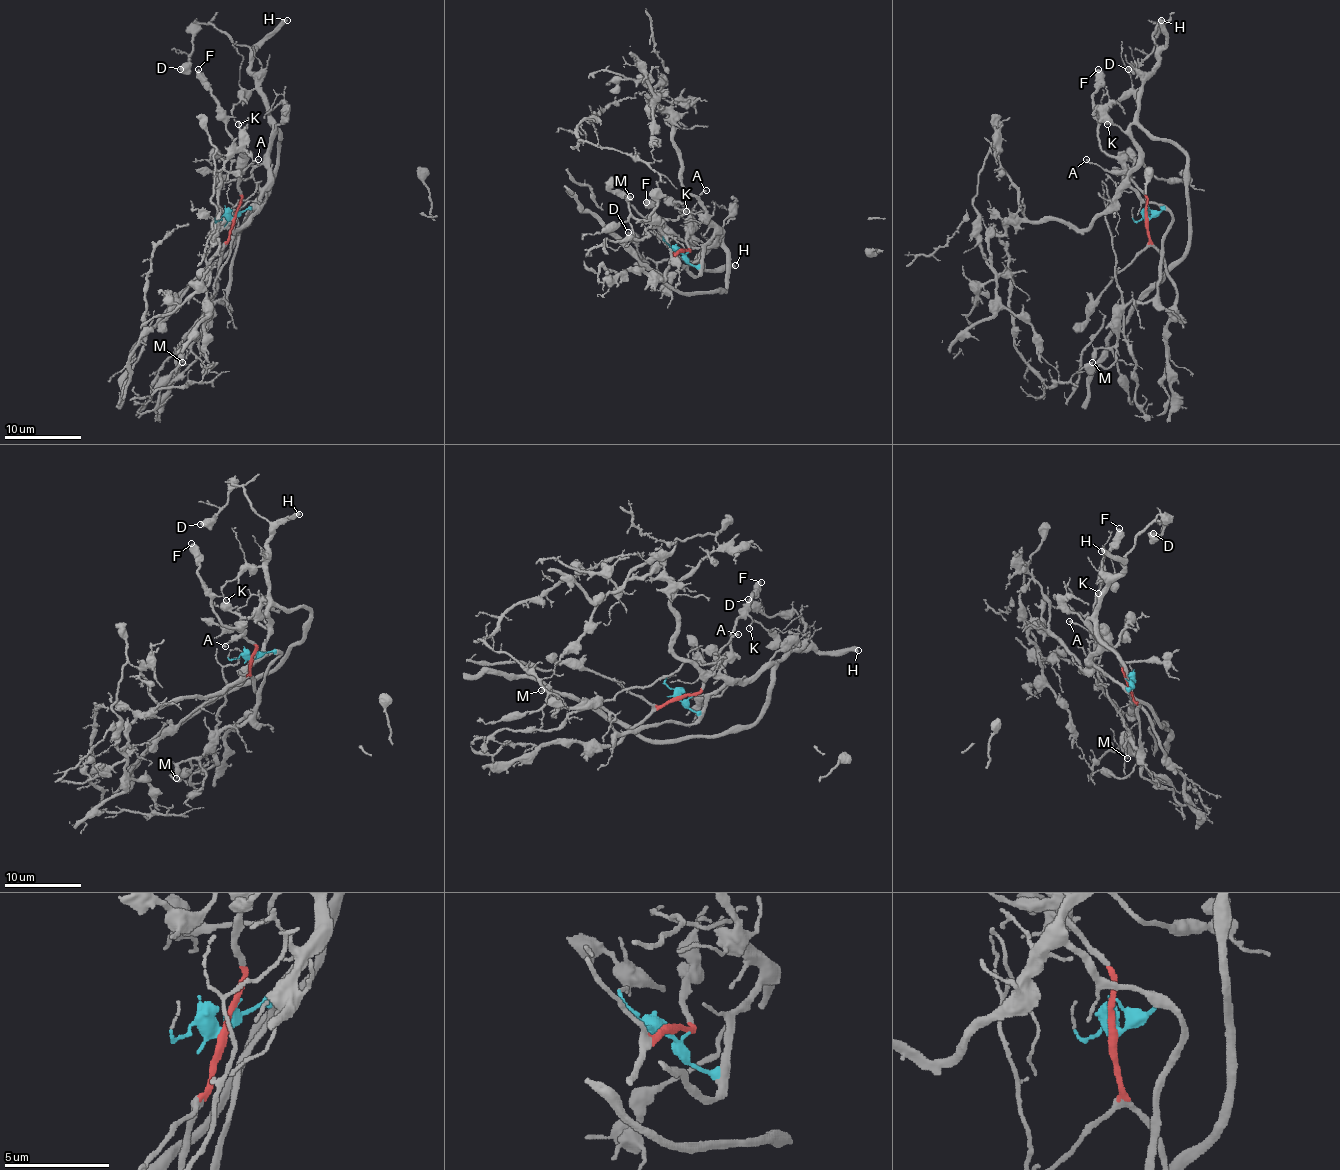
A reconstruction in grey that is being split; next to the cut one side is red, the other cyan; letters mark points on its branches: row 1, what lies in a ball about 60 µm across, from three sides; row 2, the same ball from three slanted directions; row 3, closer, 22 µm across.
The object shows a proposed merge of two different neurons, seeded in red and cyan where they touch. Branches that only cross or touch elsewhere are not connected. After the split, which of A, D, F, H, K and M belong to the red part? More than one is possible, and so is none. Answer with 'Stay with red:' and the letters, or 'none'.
Stay with red: A, F

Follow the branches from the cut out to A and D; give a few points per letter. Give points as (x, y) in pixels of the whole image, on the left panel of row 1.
A: (233, 218), (241, 193), (239, 176), (258, 159)
D: (233, 218), (268, 184), (274, 134), (266, 95), (251, 70), (251, 49), (202, 24), (179, 68)

